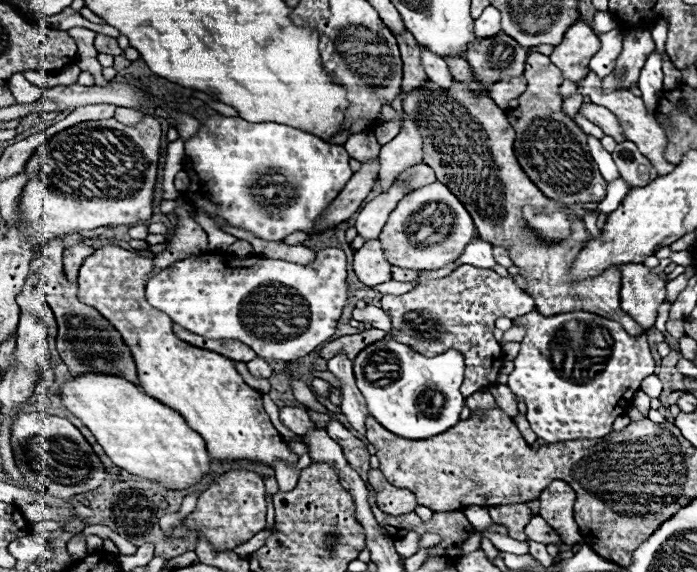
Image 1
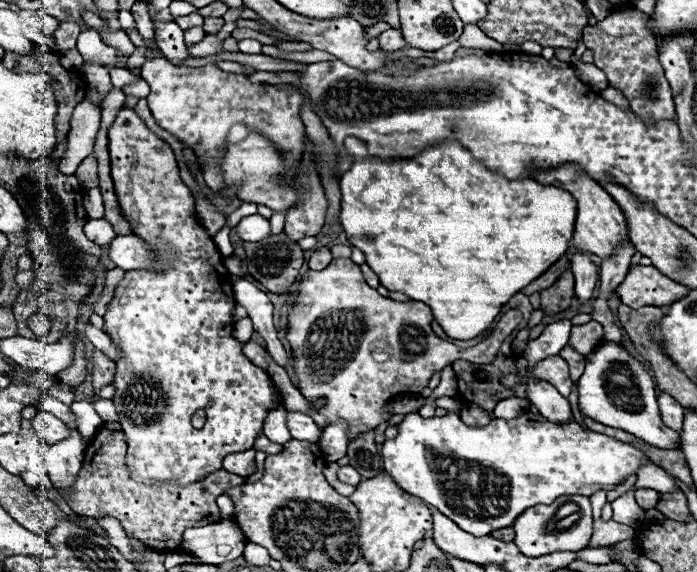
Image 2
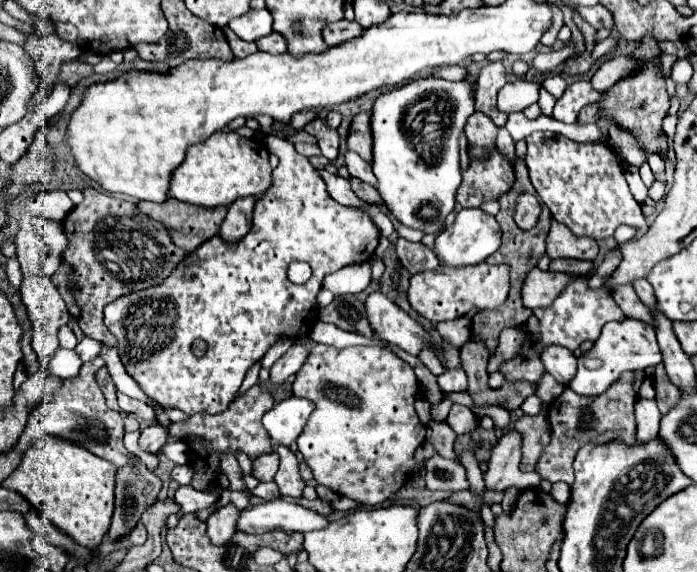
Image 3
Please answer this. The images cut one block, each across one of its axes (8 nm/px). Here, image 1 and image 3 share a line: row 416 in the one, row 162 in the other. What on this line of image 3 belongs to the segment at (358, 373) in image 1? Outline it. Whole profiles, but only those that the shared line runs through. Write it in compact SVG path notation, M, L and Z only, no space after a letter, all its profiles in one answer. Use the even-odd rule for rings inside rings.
M434 76L414 80L402 88L396 88L392 92L386 92L376 98L374 108L372 108L372 136L374 136L374 176L378 178L376 190L386 202L386 208L390 214L400 220L404 226L422 230L424 234L438 236L444 230L444 220L446 216L454 210L454 196L462 181L462 171L460 158L458 158L458 138L464 130L466 120L476 112L474 110L474 98L472 98L472 88L476 84L470 84L466 80L462 82L448 82L440 80ZM430 94L438 94L442 100L452 104L452 124L450 124L450 134L446 138L446 144L442 144L440 152L440 162L428 164L424 162L422 154L416 152L414 144L404 136L404 130L400 128L408 106L424 100ZM432 204L436 208L436 216L430 220L420 218L420 208Z

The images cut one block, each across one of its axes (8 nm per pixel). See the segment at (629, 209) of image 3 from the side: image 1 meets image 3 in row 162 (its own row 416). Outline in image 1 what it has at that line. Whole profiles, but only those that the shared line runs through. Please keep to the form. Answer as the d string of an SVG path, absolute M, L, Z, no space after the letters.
M536 310L520 316L522 326L528 328L520 342L520 354L514 360L514 372L508 376L508 388L520 402L528 404L526 418L538 438L554 444L566 440L594 440L612 432L618 416L632 408L634 394L646 376L654 374L654 358L646 342L646 334L630 336L618 322L602 318L592 312L566 312L556 316L542 316Z

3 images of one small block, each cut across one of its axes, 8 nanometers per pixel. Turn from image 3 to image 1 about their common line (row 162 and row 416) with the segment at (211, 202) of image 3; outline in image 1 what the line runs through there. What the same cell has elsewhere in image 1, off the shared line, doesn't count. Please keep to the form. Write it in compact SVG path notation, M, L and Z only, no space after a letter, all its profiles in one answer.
M102 246L88 256L80 268L78 300L96 308L114 324L134 354L144 392L180 412L186 424L206 440L212 460L248 460L270 468L282 460L288 466L296 466L298 456L272 426L270 416L264 410L262 392L242 380L232 360L178 340L170 332L170 318L146 302L144 280L152 270L152 264L152 258L136 256L118 246Z

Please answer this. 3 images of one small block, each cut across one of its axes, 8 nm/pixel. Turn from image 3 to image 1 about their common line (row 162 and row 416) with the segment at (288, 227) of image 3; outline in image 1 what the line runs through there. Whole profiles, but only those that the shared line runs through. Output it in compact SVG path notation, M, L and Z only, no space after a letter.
M280 408L280 420L284 426L288 426L294 434L304 436L304 432L308 432L308 428L316 428L314 420L310 418L308 410L304 408Z

